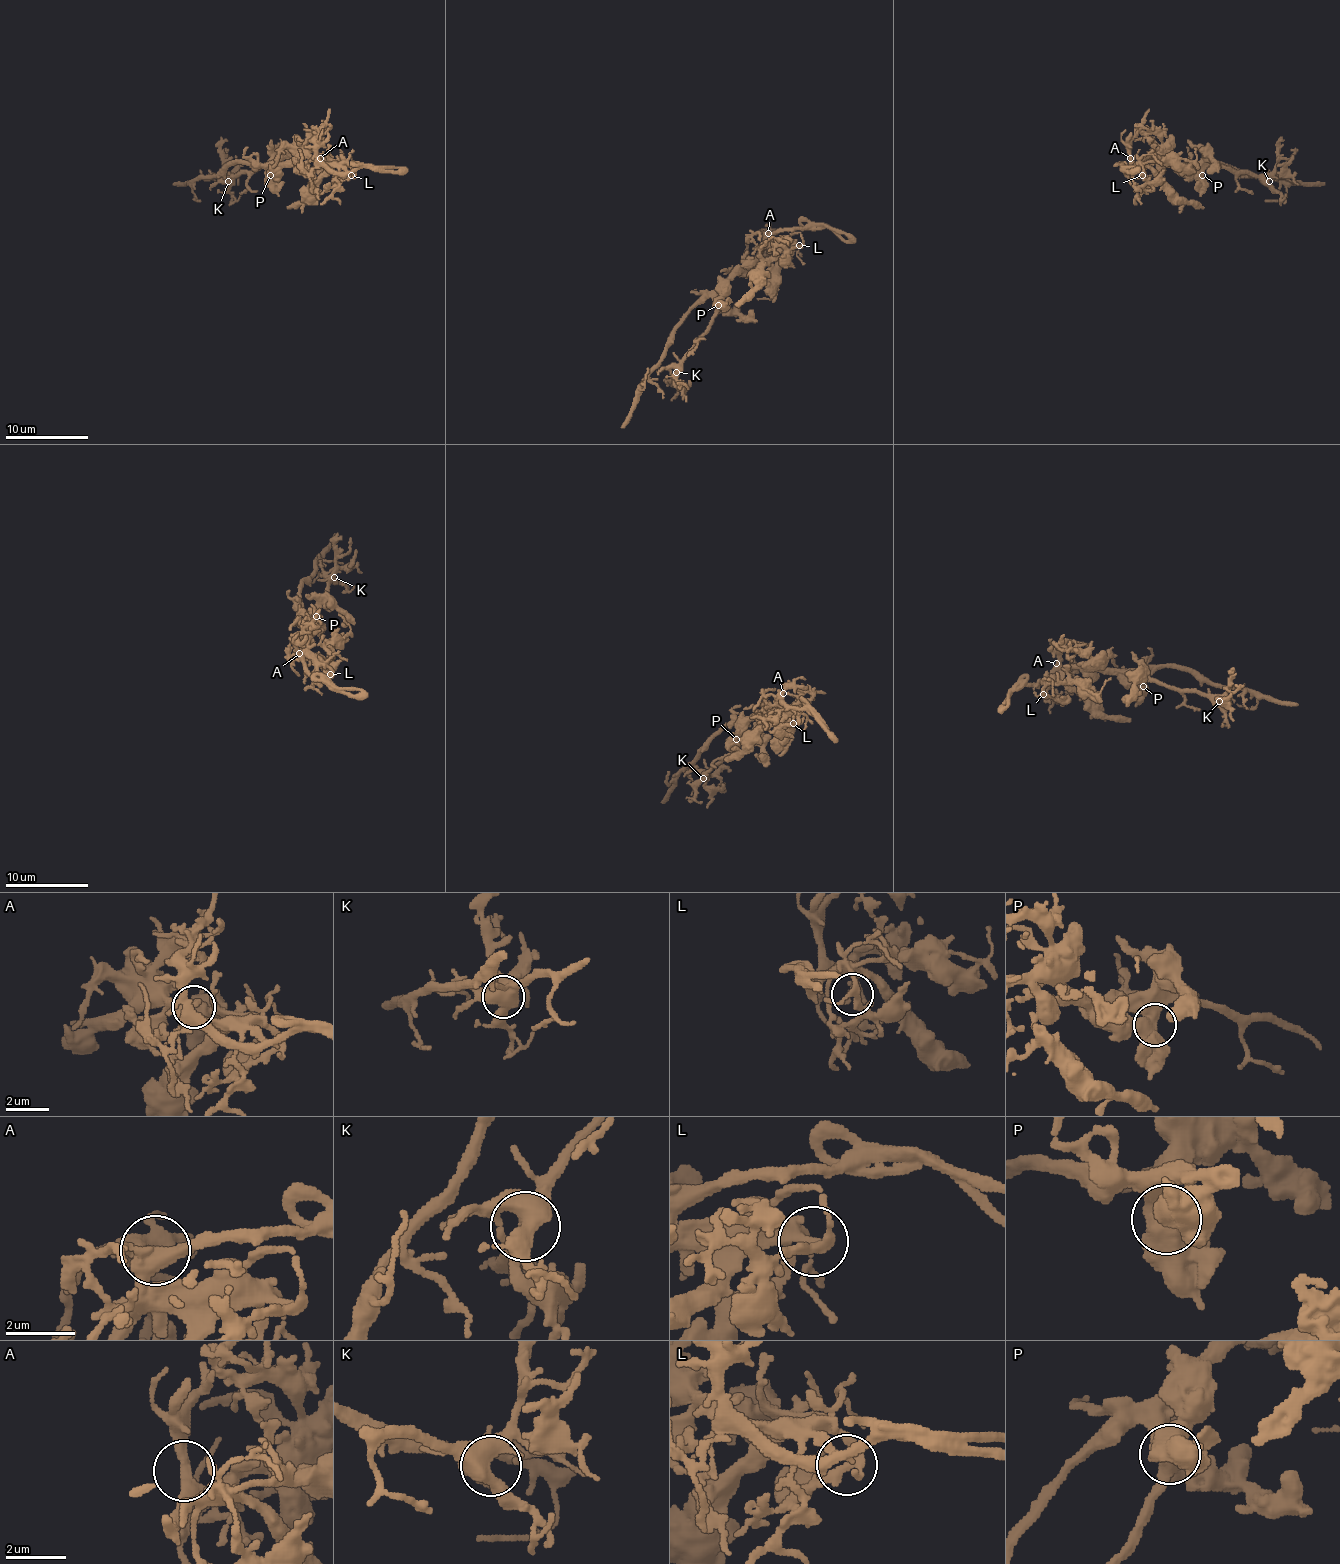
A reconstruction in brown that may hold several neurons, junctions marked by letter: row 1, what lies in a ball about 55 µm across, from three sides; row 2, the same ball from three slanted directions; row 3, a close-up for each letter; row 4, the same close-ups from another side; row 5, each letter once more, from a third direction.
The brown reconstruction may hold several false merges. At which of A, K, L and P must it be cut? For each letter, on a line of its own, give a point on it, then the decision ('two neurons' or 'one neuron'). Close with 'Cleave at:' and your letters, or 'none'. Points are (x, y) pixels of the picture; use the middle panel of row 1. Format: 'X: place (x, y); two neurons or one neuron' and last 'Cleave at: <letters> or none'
A: place (768, 233); one neuron
K: place (676, 372); one neuron
L: place (799, 245); one neuron
P: place (718, 305); one neuron
Cleave at: none

